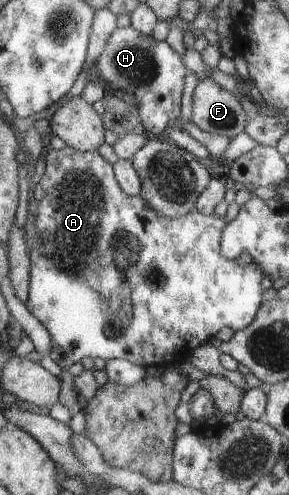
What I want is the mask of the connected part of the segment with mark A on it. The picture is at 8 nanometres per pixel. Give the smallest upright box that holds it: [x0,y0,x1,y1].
[26,146,267,370]

